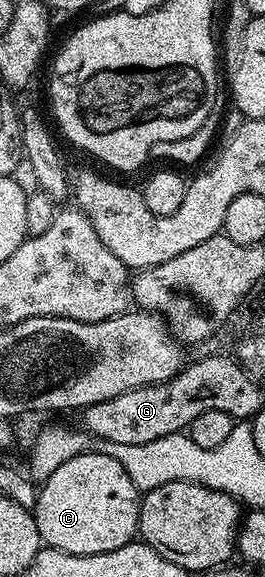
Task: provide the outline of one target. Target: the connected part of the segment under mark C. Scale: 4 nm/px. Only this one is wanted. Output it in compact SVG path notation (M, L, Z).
M89 450L73 457L73 461L65 461L38 488L39 500L33 506L33 514L37 521L37 533L46 546L64 551L70 555L100 555L121 549L136 538L139 530L139 505L141 493L129 481L129 473L121 469L121 461L113 461L100 451Z

